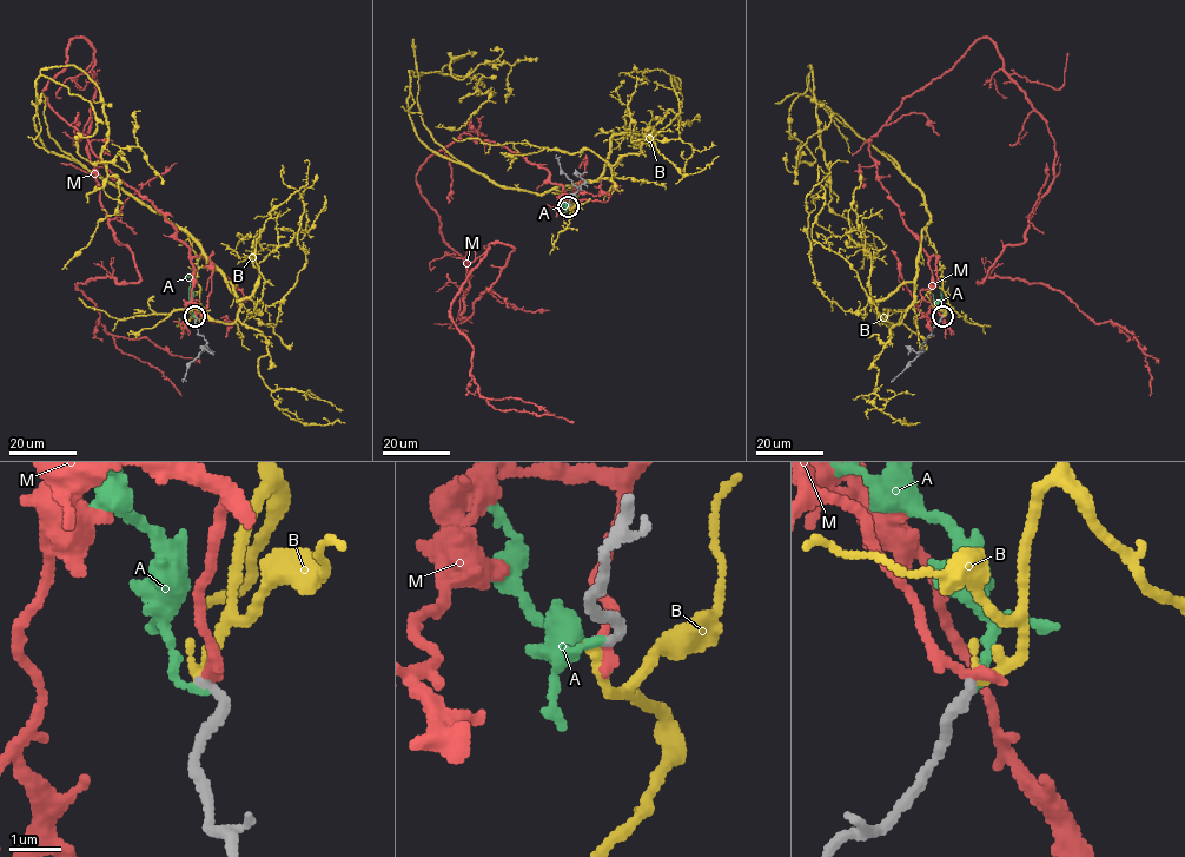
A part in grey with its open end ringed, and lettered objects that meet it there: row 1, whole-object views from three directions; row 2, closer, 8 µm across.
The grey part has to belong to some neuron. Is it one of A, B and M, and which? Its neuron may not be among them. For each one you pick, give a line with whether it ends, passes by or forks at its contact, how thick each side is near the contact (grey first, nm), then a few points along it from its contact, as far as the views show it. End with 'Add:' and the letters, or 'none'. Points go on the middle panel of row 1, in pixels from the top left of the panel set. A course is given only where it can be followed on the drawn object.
B: it ends | 220/260 nm | via (569, 206), (556, 190), (497, 185), (432, 152), (410, 116), (410, 71), (492, 93), (456, 130), (439, 123)
Add: B

